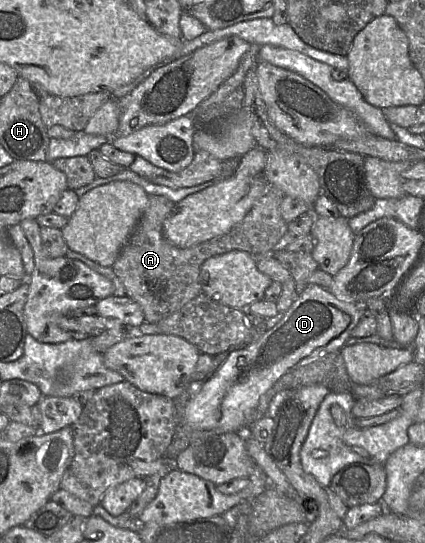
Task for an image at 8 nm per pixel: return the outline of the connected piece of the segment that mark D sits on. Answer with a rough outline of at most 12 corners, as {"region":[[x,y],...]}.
{"region":[[308,284],[274,328],[231,353],[181,423],[245,431],[294,367],[341,352],[362,304]]}

